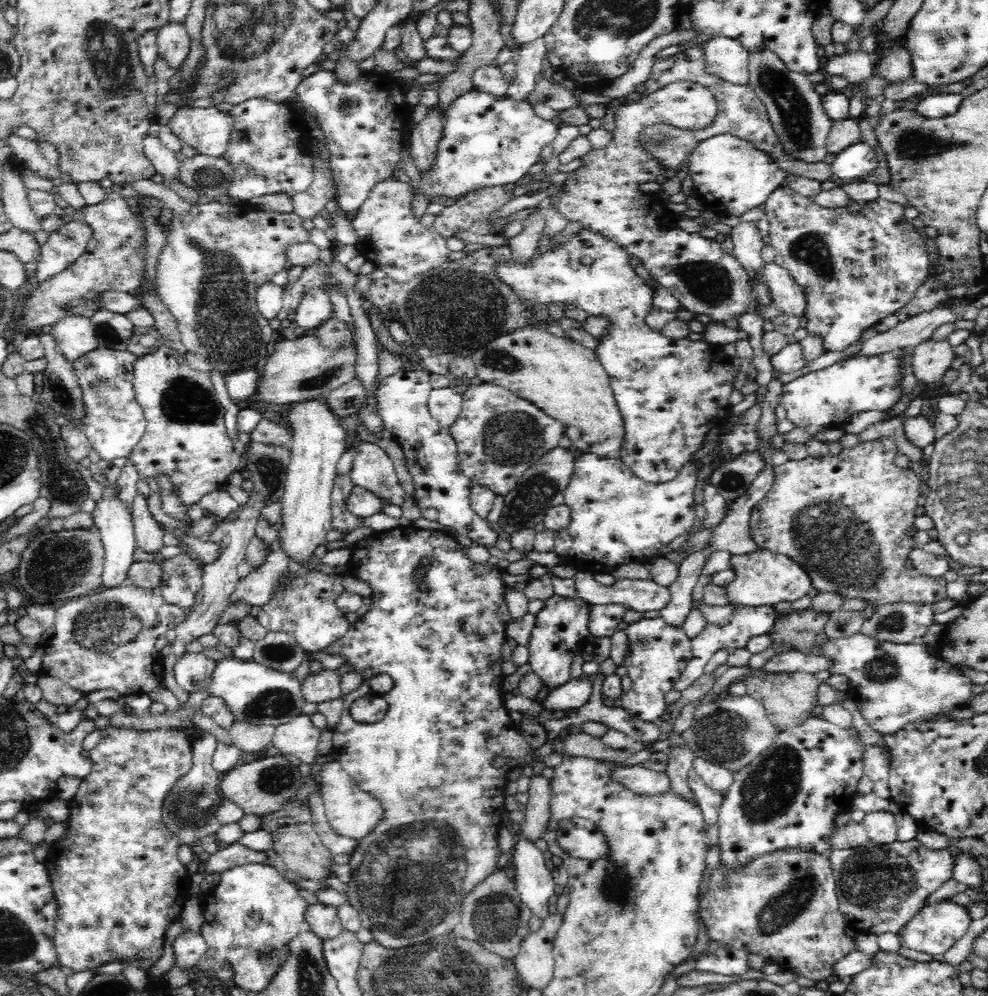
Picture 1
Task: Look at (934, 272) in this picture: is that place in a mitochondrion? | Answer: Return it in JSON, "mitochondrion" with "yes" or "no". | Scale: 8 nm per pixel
{"mitochondrion":"no"}

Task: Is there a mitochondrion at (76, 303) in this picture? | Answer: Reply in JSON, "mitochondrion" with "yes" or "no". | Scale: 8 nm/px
{"mitochondrion":"yes"}

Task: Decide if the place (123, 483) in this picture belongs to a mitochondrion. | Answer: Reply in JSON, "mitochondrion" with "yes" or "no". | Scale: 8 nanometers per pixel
{"mitochondrion":"no"}

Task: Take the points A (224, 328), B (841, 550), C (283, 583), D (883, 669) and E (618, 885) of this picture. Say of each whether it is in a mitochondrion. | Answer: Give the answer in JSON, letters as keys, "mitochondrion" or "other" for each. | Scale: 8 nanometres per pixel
{"A":"mitochondrion","B":"mitochondrion","C":"other","D":"mitochondrion","E":"mitochondrion"}

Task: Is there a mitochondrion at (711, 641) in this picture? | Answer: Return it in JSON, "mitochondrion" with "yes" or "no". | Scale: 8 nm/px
{"mitochondrion":"no"}

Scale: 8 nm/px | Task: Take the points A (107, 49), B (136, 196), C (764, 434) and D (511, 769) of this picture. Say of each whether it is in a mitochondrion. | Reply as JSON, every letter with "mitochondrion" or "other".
{"A":"mitochondrion","B":"other","C":"other","D":"other"}

